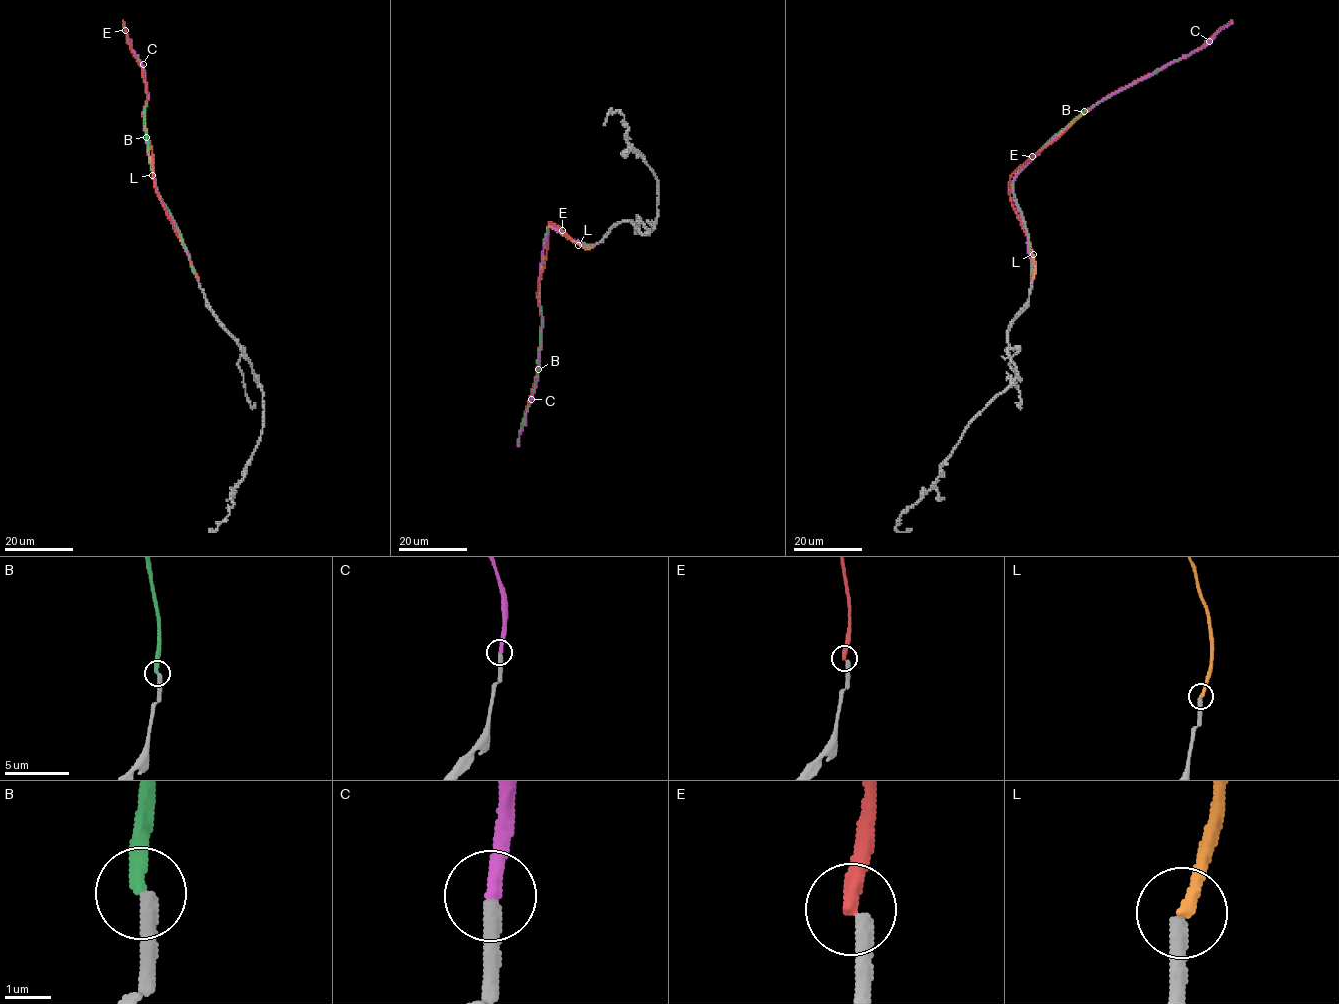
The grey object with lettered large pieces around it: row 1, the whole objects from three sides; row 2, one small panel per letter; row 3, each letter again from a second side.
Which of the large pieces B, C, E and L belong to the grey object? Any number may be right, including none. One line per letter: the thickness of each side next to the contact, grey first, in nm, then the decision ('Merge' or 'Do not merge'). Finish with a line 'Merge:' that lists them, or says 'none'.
B: Thickness 340 nm (grey) against 280 nm. Do not merge
C: Thickness 340 nm (grey) against 320 nm. Merge
E: Thickness 340 nm (grey) against 340 nm. Do not merge
L: Thickness 360 nm (grey) against 280 nm. Do not merge
Merge: C

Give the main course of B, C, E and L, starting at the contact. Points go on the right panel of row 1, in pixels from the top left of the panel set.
B: (1031, 281), (1027, 231), (1014, 194), (1016, 174), (1088, 109), (1201, 49), (1232, 22)
C: (1032, 280), (1027, 235), (1012, 190), (1014, 178), (1078, 116), (1103, 99), (1200, 50), (1232, 22)
E: (1031, 280), (1029, 240), (1010, 199), (1010, 176), (1101, 100), (1190, 55), (1232, 20)
L: (1032, 280), (1034, 259), (1013, 191), (1015, 175), (1089, 109)

